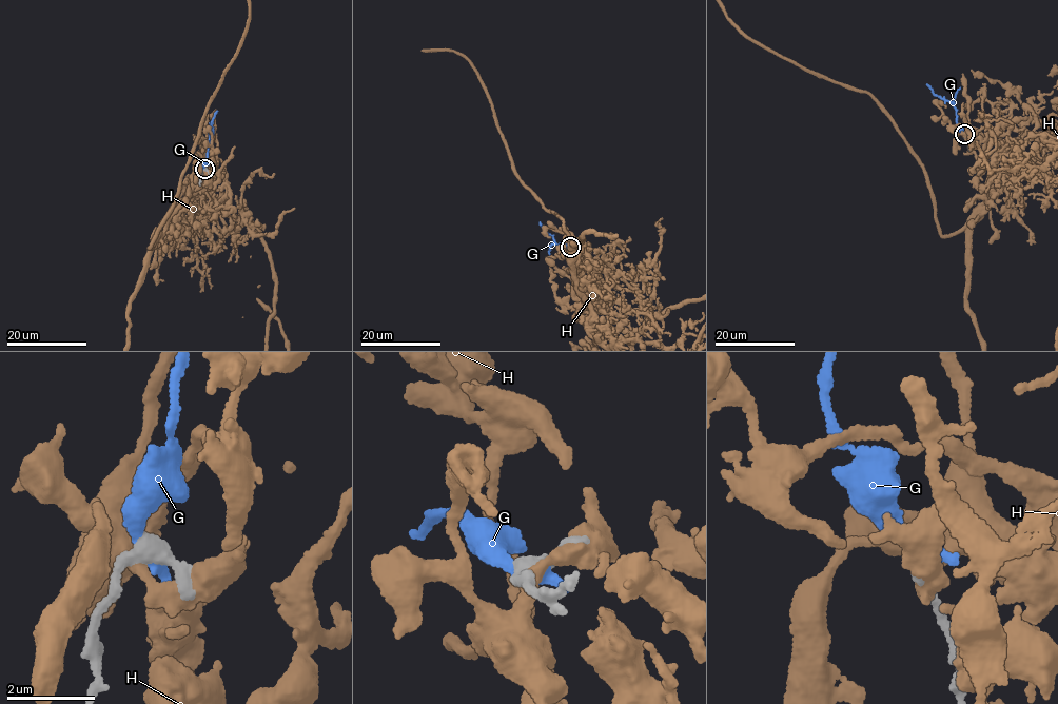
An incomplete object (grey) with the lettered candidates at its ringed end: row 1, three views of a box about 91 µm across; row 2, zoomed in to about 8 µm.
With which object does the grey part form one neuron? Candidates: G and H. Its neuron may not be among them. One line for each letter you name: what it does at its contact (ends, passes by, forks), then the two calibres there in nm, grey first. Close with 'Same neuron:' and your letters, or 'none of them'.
Same neuron: none of them

